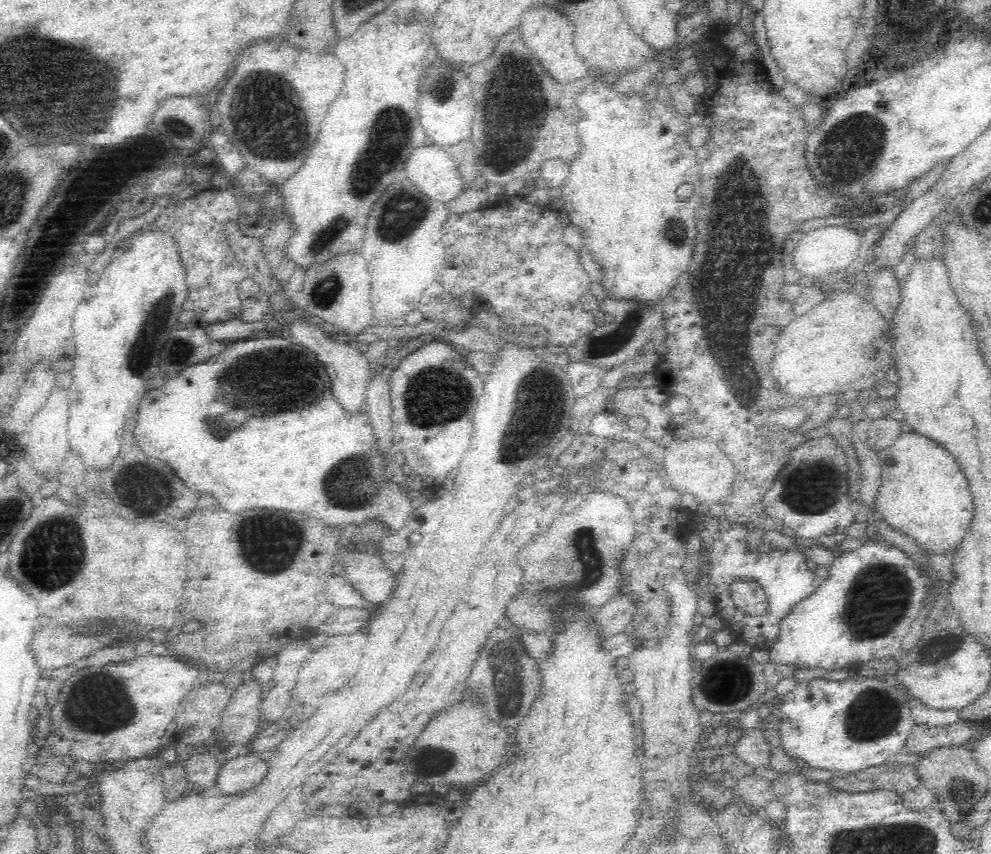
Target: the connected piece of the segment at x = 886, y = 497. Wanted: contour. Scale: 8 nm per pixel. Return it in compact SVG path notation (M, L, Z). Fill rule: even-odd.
M914 432L900 433L887 449L877 455L880 459L883 483L877 496L878 513L892 529L910 536L927 555L941 565L944 564L944 558L940 556L942 552L938 550L956 548L962 542L962 536L966 536L966 532L970 530L970 520L974 516L974 502L964 472L960 470L956 460L944 448L938 446L938 442Z

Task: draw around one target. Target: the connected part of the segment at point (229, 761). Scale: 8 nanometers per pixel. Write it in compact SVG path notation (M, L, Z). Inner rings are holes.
M230 751L223 755L216 784L228 796L248 790L266 776L268 766L260 755L245 751Z

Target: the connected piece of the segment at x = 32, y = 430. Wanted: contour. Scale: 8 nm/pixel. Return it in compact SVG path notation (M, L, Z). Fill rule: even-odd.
M67 385L52 387L46 397L46 404L43 404L40 410L36 410L34 416L29 420L30 424L27 424L28 432L24 432L30 436L30 442L26 446L28 462L32 463L32 467L38 473L46 475L49 484L54 484L62 462L70 456L68 438L66 438L66 424L68 424L68 412L70 412L68 410L68 392Z

